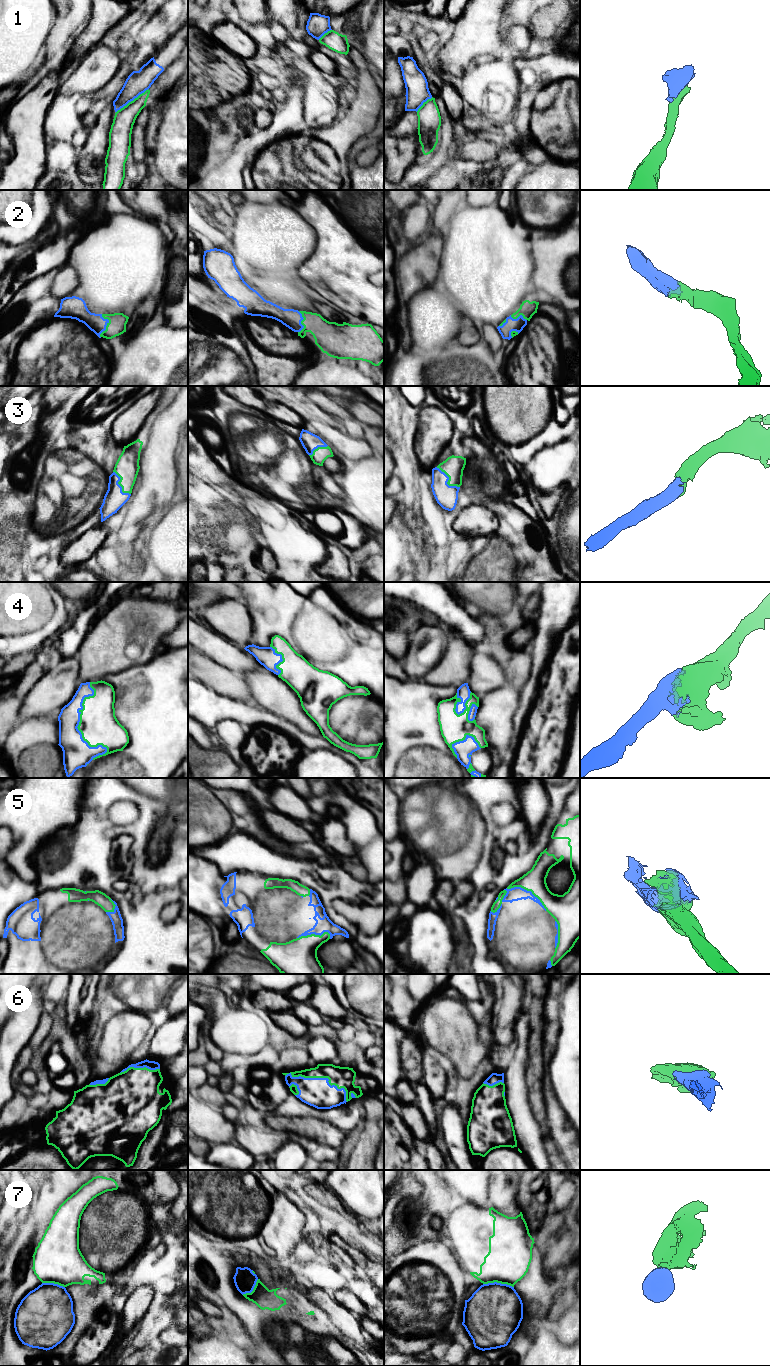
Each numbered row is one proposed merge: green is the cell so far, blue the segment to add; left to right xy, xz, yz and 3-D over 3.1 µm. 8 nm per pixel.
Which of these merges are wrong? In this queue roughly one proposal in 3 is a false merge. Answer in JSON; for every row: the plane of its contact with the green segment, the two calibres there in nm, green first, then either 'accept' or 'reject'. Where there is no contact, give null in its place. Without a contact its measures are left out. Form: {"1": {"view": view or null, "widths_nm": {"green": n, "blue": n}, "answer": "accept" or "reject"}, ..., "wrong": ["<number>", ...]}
{"1": {"view": "xy", "widths_nm": {"green": 170, "blue": 180}, "answer": "reject"}, "2": {"view": "xy", "widths_nm": {"green": 140, "blue": 140}, "answer": "accept"}, "3": {"view": "yz", "widths_nm": {"green": 170, "blue": 180}, "answer": "accept"}, "4": {"view": "xy", "widths_nm": {"green": 300, "blue": 220}, "answer": "accept"}, "5": {"view": "yz", "widths_nm": {"green": 180, "blue": 110}, "answer": "accept"}, "6": {"view": "xz", "widths_nm": {"green": 180, "blue": 240}, "answer": "accept"}, "7": {"view": "yz", "widths_nm": {"green": 360, "blue": 460}, "answer": "reject"}, "wrong": ["1", "7"]}

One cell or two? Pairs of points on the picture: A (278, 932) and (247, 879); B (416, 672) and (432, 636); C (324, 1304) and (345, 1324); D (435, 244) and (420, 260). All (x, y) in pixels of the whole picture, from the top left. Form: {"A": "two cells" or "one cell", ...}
{"A": "one cell", "B": "one cell", "C": "one cell", "D": "one cell"}

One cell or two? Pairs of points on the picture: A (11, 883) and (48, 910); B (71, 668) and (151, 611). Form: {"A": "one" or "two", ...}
{"A": "two", "B": "two"}

